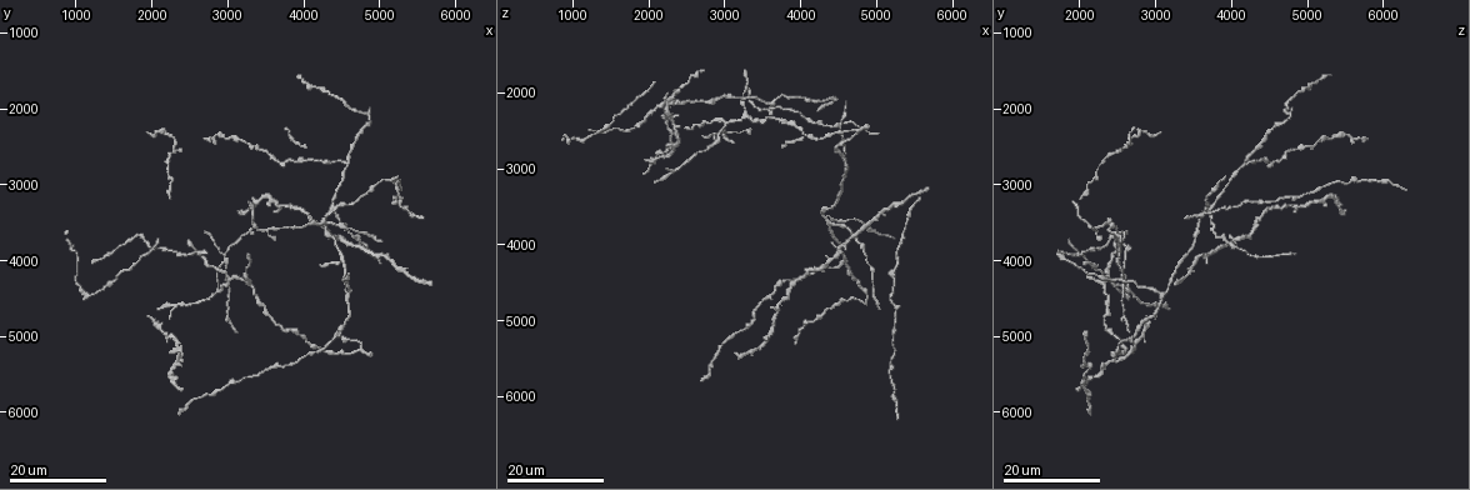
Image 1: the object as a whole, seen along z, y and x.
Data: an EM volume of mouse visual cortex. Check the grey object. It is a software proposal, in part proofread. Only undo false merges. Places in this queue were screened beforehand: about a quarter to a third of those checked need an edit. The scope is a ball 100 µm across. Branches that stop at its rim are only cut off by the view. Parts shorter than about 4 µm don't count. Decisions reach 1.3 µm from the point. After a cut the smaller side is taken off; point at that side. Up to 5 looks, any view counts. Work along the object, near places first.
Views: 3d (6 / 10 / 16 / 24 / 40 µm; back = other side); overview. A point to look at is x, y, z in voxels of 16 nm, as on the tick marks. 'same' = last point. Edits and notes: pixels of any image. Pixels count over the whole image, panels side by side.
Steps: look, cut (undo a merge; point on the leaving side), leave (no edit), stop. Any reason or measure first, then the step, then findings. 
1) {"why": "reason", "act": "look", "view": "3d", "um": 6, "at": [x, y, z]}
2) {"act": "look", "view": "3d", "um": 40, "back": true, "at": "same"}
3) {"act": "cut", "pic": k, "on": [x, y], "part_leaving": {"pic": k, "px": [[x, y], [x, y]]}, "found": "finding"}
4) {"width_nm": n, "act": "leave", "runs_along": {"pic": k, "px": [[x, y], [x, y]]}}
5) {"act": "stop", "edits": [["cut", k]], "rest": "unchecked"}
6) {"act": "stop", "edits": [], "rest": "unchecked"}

{"why": "three arms meet", "act": "look", "view": "3d", "um": 16, "at": [4750, 3750, 3950]}

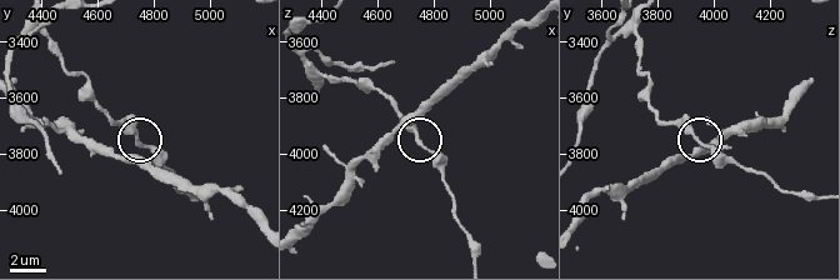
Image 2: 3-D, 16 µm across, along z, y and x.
{"act": "look", "view": "3d", "um": 10, "at": [4740, 3760, 3950]}

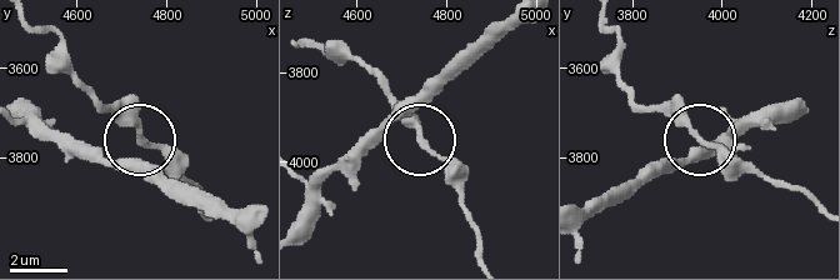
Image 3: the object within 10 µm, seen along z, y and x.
{"act": "look", "view": "3d", "um": 6, "at": [4750, 3755, 3950]}

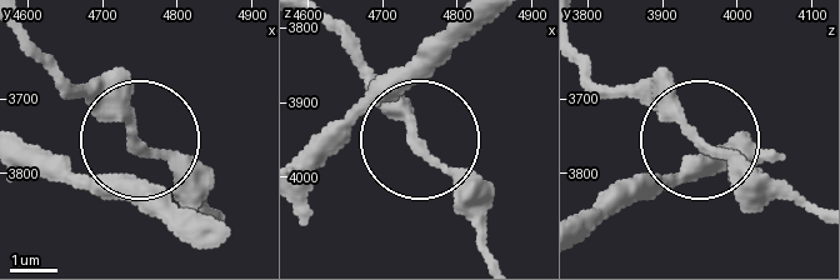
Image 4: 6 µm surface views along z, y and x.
{"arms": 3, "act": "leave", "runs_along": {"pic": 4, "px": [[584, 76], [656, 91], [771, 191]]}, "found": "continuous, no second neuron"}

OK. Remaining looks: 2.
{"why": "arms part here", "act": "look", "view": "3d", "um": 16, "at": [4550, 2750, 4200]}

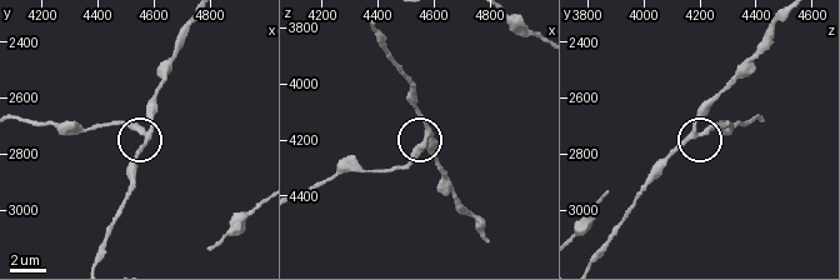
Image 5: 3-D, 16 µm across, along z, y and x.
{"act": "look", "view": "3d", "um": 6, "at": [4580, 2730, 4190]}

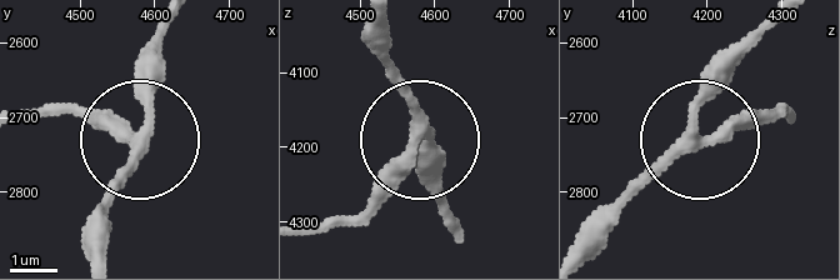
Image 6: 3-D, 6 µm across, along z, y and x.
{"arms": 3, "act": "leave", "found": "one neuron here"}

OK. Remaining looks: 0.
{"act": "stop", "edits": [], "rest": "unchecked"}

